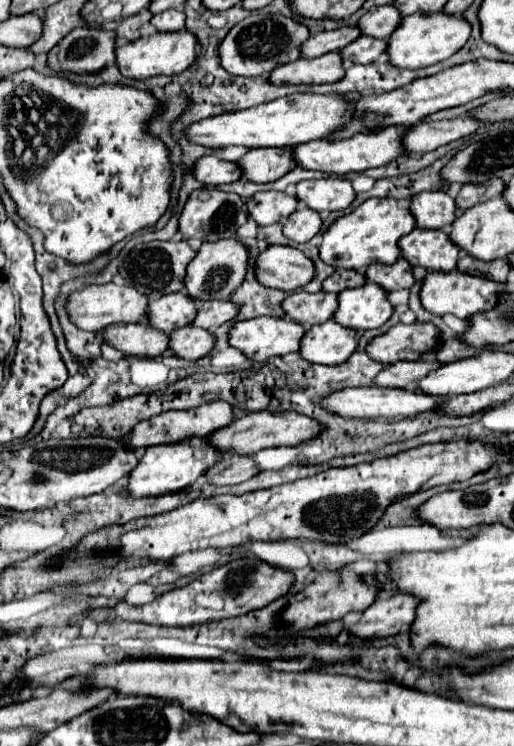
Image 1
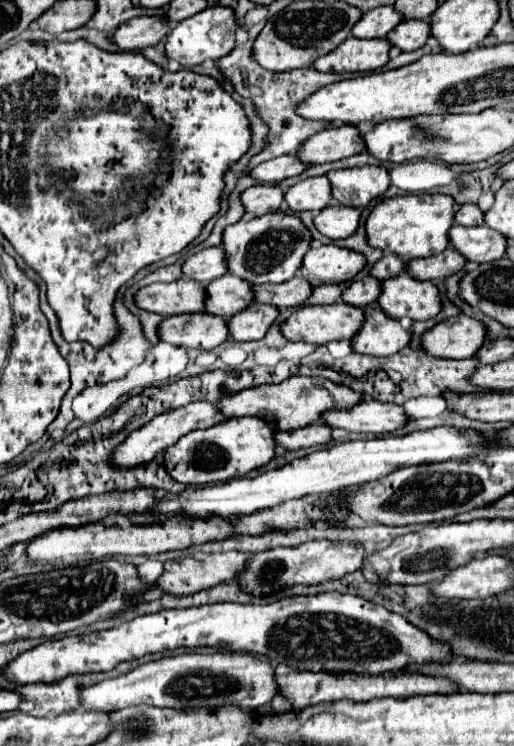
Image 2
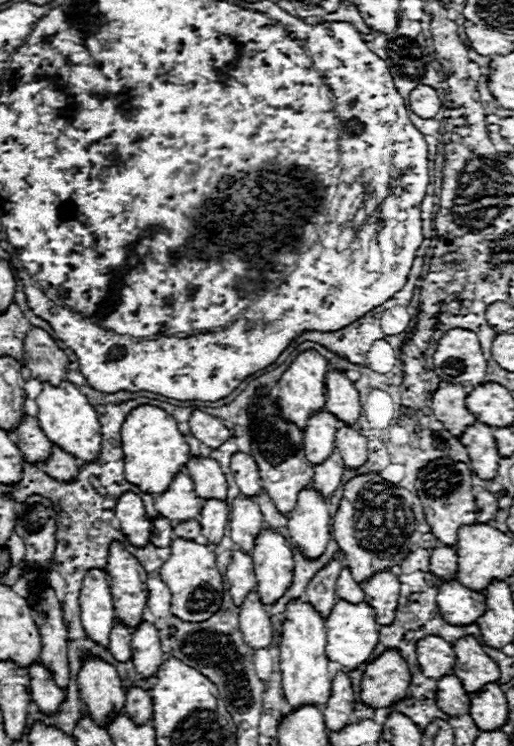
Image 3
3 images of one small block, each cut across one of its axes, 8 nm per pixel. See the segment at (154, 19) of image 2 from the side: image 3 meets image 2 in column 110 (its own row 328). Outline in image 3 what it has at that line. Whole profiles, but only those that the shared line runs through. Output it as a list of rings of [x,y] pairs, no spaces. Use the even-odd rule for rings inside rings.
[[[32,328],[24,338],[24,366],[30,368],[32,378],[42,382],[62,382],[66,378],[66,354],[58,348],[54,338],[42,328]]]

